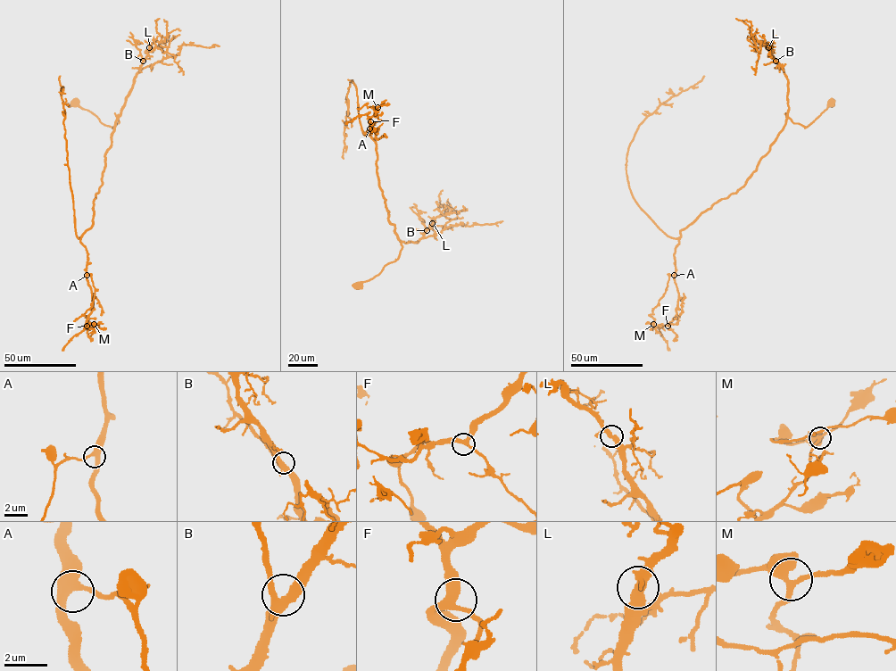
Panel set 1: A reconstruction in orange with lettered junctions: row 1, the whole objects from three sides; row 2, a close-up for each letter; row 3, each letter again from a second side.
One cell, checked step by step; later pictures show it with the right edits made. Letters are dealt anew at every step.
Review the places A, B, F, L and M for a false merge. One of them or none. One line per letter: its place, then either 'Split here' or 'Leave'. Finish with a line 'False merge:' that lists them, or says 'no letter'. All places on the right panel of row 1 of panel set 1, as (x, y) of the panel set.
A: Place: (674, 275). Leave
B: Place: (775, 61). Leave
F: Place: (667, 326). Leave
L: Place: (768, 47). Leave
M: Place: (653, 324). Leave
False merge: no letter

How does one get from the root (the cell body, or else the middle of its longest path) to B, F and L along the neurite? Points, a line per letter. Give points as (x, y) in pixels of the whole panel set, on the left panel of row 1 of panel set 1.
B: (74, 103), (94, 114), (102, 123), (113, 127), (119, 122), (118, 117), (143, 61)
F: (74, 103), (105, 125), (119, 120), (105, 154), (93, 225), (80, 240), (93, 299), (87, 326)
L: (74, 103), (94, 114), (102, 123), (113, 127), (119, 122), (118, 117), (126, 96), (149, 47)

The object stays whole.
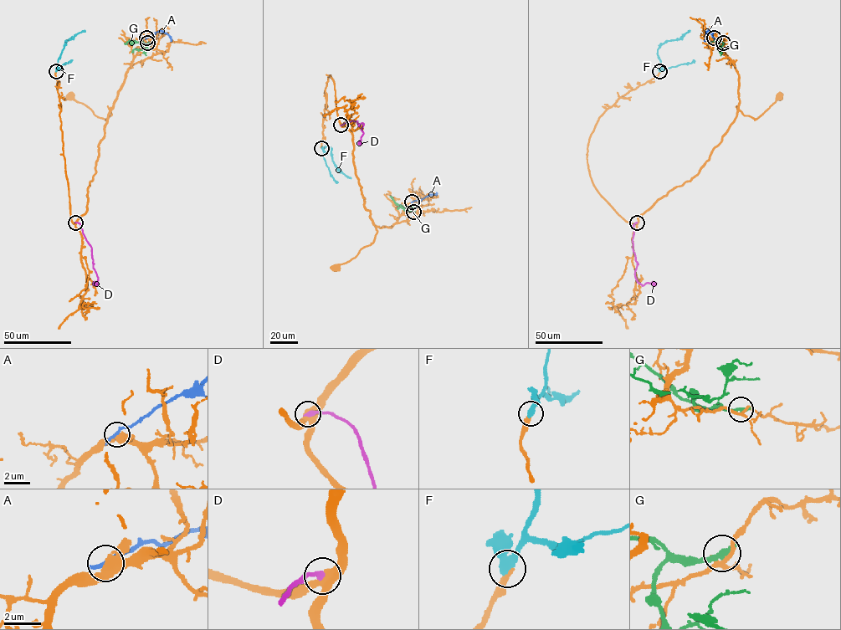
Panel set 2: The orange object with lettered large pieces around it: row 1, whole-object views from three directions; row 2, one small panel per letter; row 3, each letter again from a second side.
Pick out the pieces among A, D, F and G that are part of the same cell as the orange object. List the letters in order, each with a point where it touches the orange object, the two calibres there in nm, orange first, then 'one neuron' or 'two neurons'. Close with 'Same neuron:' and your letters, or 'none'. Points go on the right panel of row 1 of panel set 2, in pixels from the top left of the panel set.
A: contact (714, 38); calibres 420 and 280 nm; two neurons
D: contact (637, 222); calibres 440 and 340 nm; two neurons
F: contact (659, 71); calibres 280 and 500 nm; one neuron
G: contact (723, 43); calibres 200 and 360 nm; two neurons
Same neuron: F

